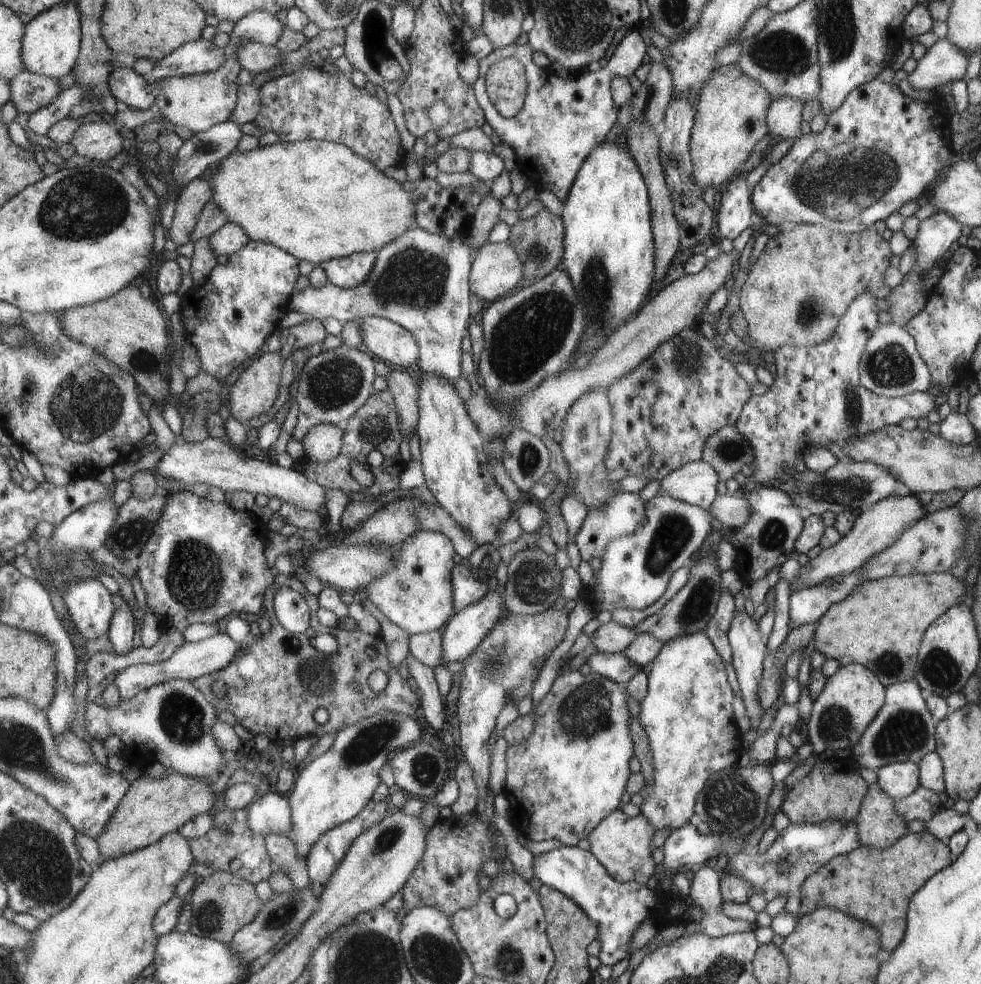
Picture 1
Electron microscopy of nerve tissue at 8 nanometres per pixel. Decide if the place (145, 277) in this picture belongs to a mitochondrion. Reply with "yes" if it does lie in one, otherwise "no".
no

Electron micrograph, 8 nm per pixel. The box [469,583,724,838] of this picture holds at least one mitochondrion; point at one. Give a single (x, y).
(585, 713)

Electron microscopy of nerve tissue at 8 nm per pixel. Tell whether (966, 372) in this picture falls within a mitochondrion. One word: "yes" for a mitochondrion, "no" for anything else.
no

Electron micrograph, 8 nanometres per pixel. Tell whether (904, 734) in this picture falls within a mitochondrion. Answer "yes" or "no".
yes

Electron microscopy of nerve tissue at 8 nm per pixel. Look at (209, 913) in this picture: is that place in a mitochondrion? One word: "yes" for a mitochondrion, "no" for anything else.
yes

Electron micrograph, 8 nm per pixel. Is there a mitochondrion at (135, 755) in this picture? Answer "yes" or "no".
no

